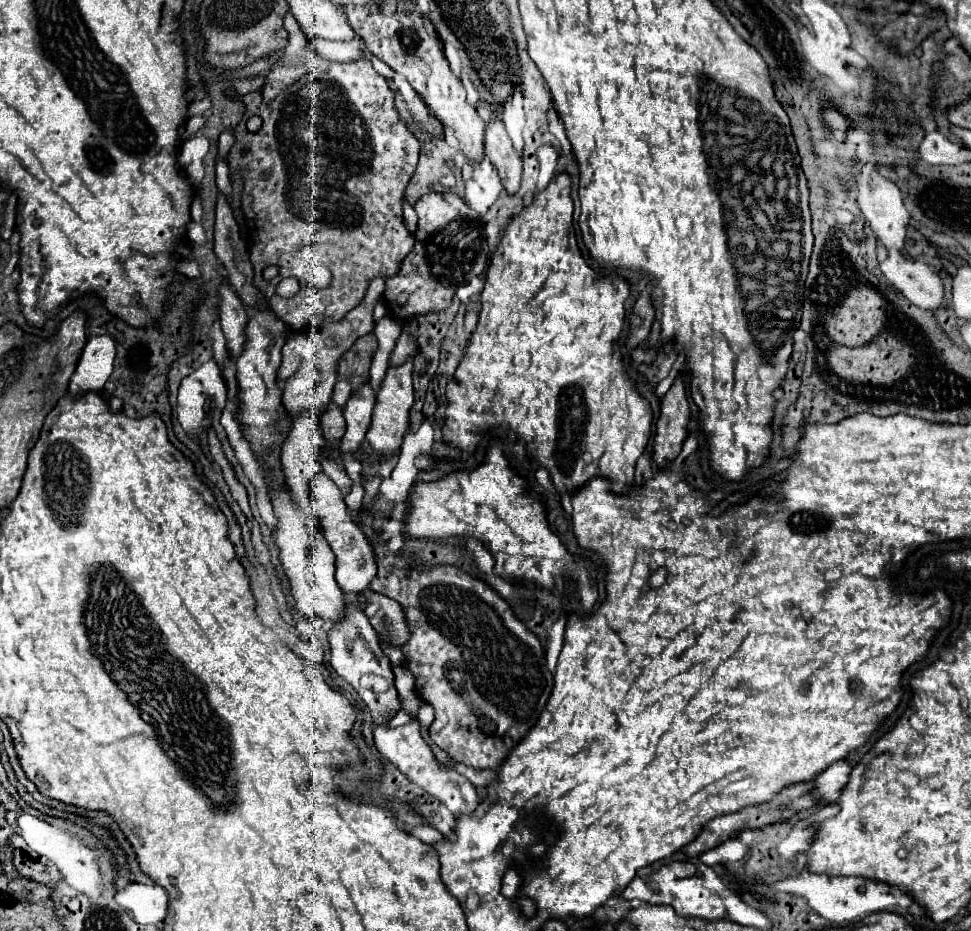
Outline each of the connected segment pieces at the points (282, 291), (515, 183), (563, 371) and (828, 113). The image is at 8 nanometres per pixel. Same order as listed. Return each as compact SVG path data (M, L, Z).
M289 277L281 280L276 288L276 293L284 298L293 297L300 289L299 283L295 278Z
M490 118L486 126L484 148L486 148L486 156L498 168L502 184L508 190L508 194L516 194L522 180L522 156L514 148L502 120Z
M560 172L558 176L554 176L550 180L550 184L546 186L546 190L536 192L534 200L530 206L524 206L520 214L512 216L512 222L508 224L502 240L500 240L500 248L492 254L488 272L486 272L486 286L482 290L482 310L480 310L480 318L478 318L478 326L472 332L472 338L468 340L466 346L466 354L460 362L460 366L456 368L454 378L448 382L446 388L446 398L448 398L448 408L446 408L446 424L444 424L444 440L452 446L458 446L462 450L472 452L482 434L486 430L490 430L492 426L502 426L502 428L512 428L518 432L518 436L522 436L528 444L528 452L536 456L536 460L540 462L540 466L544 466L554 484L556 490L560 494L568 492L572 494L576 488L584 486L592 476L606 476L612 486L614 492L626 492L628 486L634 482L634 466L638 456L644 452L648 438L650 438L650 428L652 428L652 408L650 402L638 392L636 384L632 382L632 378L628 376L626 368L624 368L624 358L620 354L620 338L622 338L622 328L626 322L626 310L624 310L624 302L630 298L630 282L618 274L598 274L598 272L590 272L590 266L586 264L578 242L576 242L576 232L572 226L572 198L570 198L570 190L572 190L572 180L566 172Z
M824 106L824 120L834 132L844 132L848 128L848 120L844 120L832 106Z

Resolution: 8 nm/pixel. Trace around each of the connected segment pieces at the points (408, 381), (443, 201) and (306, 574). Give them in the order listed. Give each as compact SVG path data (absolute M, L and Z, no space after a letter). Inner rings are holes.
M408 356L404 360L404 364L390 366L386 370L386 378L380 384L378 394L376 394L376 404L374 404L374 412L372 412L372 424L368 428L366 440L370 442L370 446L372 446L372 450L376 454L382 454L386 458L392 458L398 452L398 448L402 446L402 436L404 436L406 426L408 426L408 410L414 404L412 360L414 360L414 356Z
M424 194L414 204L414 210L418 214L414 250L404 258L402 270L386 278L386 290L382 296L388 312L392 312L388 316L402 324L406 324L408 318L446 310L452 304L456 290L470 278L484 274L490 260L488 242L484 236L484 220L458 194Z
M284 486L282 492L276 492L272 496L272 506L278 518L278 548L280 548L280 562L282 568L290 580L292 586L292 596L294 596L294 608L298 614L306 616L306 618L322 618L328 624L336 624L338 620L342 620L346 616L346 602L344 602L344 594L338 588L336 580L334 580L334 552L330 550L326 538L322 534L318 534L318 520L314 520L310 514L306 514L304 510L300 510L298 506L292 504L290 500L290 492Z

